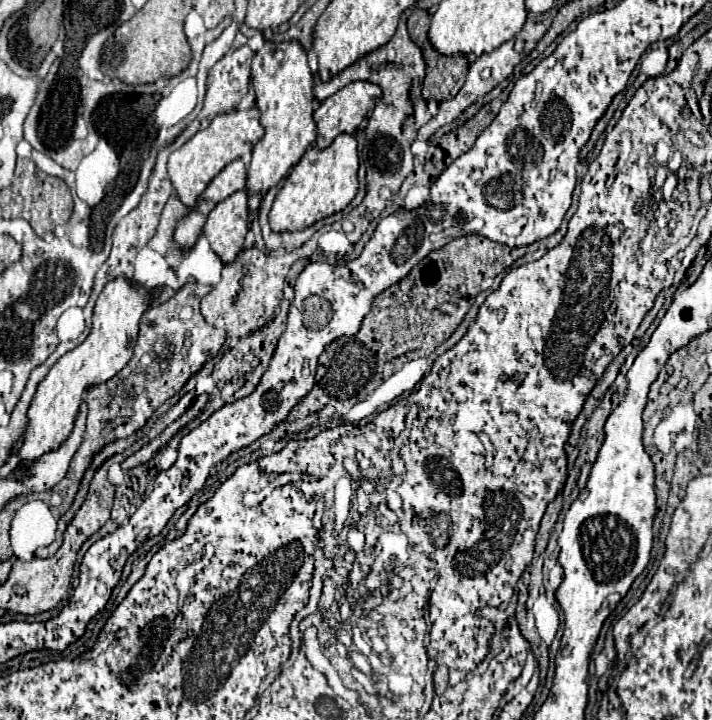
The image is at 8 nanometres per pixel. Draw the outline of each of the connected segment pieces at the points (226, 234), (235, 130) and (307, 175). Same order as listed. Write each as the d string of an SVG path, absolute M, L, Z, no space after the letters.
M238 190L226 200L216 204L216 208L210 212L204 224L204 234L210 240L210 248L222 260L222 264L230 264L242 250L246 232L248 232L248 194L246 190Z
M256 106L250 110L230 110L214 118L206 130L200 130L182 148L170 154L168 176L184 206L192 208L198 196L208 188L208 184L214 180L214 176L220 174L220 170L226 164L252 152L252 148L264 136L264 128L260 126L258 120L260 120L260 110Z
M340 134L328 148L310 148L294 166L278 192L270 210L270 228L274 232L294 232L312 226L314 222L344 210L358 192L358 150L350 134Z

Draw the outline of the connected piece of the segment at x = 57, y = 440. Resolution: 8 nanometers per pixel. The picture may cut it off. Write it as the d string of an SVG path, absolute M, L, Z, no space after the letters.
M116 278L104 286L102 294L96 300L96 308L92 316L92 330L88 338L74 350L66 352L52 366L48 376L38 384L34 400L28 408L26 430L22 432L18 446L14 446L12 450L14 454L18 454L20 460L8 476L18 474L18 470L22 470L22 462L30 466L34 458L40 458L42 454L50 450L58 450L58 446L66 442L66 438L70 436L70 430L74 428L74 418L78 416L82 394L90 386L98 386L114 378L132 358L132 348L138 338L138 322L144 310L148 308L150 300L152 300L152 292L138 290L124 278Z

